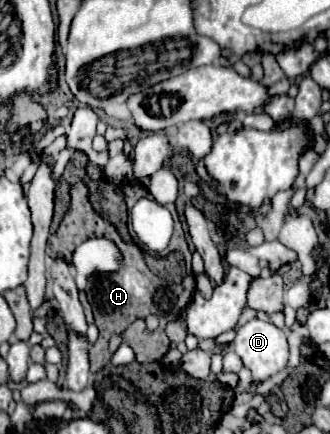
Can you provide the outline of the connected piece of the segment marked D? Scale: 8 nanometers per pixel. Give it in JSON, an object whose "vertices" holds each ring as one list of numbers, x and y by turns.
{"vertices":[[251,319,235,335,235,353,251,371,255,381,265,381,283,371,289,361,285,331,269,321]]}

